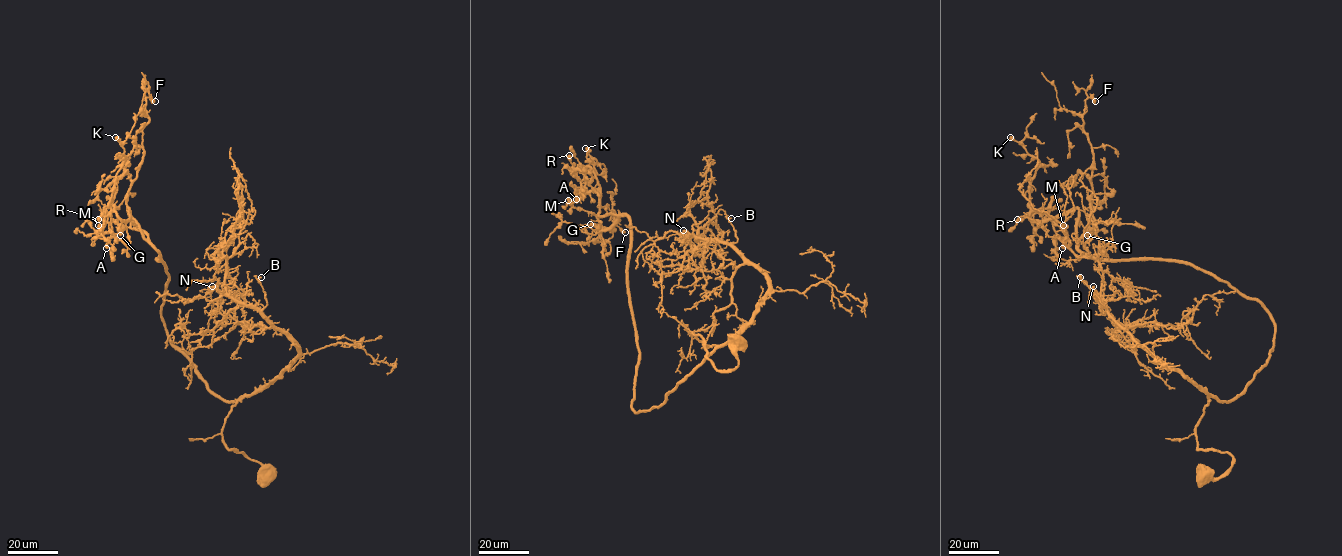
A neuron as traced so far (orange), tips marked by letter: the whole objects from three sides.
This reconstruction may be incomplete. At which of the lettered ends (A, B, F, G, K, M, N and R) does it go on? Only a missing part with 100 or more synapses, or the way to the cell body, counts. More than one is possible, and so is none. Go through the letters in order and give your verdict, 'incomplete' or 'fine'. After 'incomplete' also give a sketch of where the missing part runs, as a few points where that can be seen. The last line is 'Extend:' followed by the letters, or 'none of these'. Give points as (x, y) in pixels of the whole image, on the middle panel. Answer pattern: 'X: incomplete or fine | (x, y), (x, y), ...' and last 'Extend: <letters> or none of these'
A: fine
B: fine
F: fine
G: fine
K: fine
M: fine
N: incomplete | (683, 230), (667, 228), (644, 238), (638, 236), (624, 218), (604, 205), (587, 200)
R: fine
Extend: N

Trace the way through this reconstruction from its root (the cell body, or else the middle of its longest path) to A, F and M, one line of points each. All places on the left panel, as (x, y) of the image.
A: (269, 476), (223, 439), (244, 396), (217, 396), (171, 342), (167, 270), (129, 208), (110, 212), (106, 248)
F: (269, 476), (224, 442), (244, 396), (217, 396), (171, 342), (167, 270), (131, 227), (127, 194), (155, 101)
M: (269, 476), (223, 439), (244, 396), (217, 396), (171, 342), (167, 270), (131, 210), (108, 238), (98, 225)

